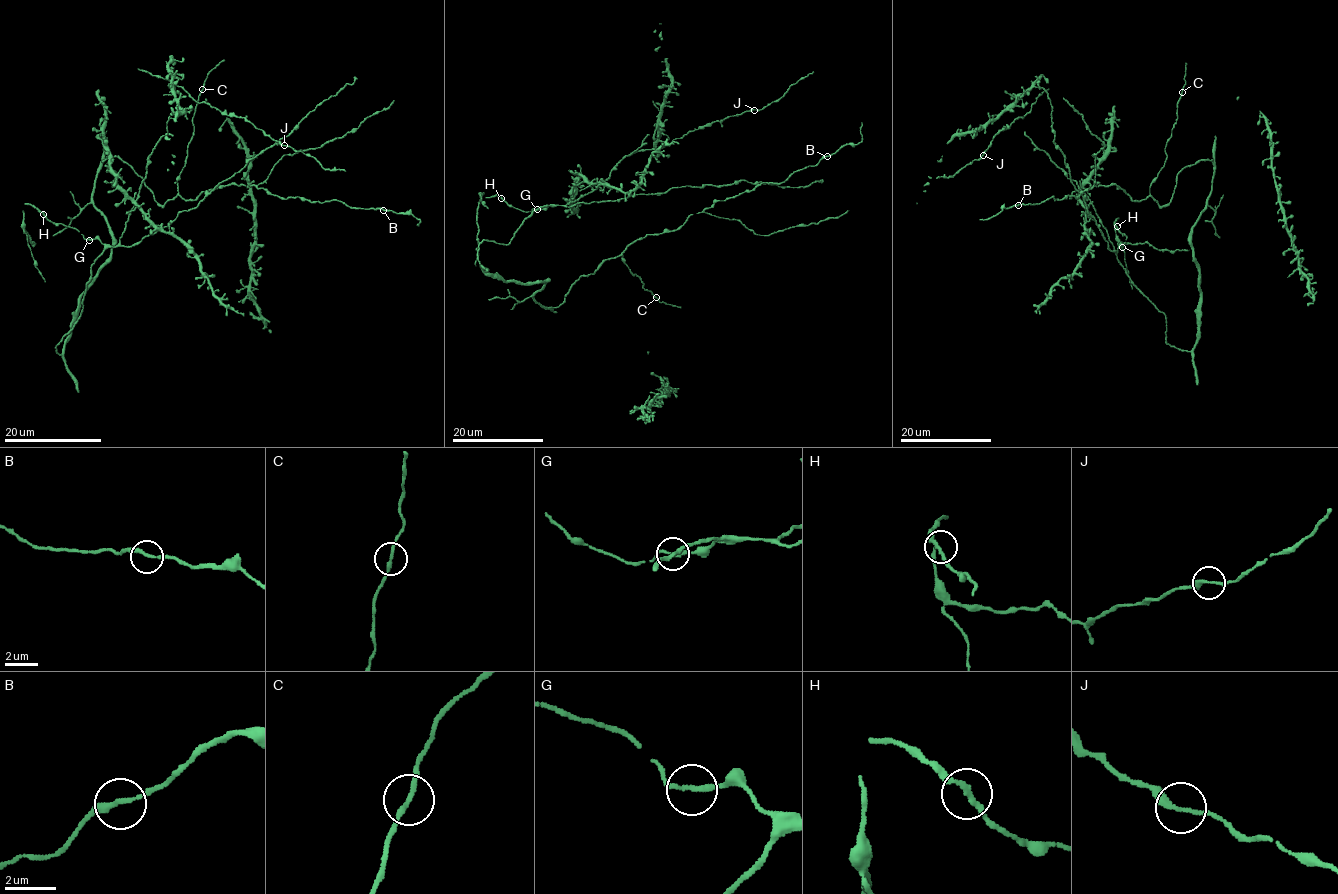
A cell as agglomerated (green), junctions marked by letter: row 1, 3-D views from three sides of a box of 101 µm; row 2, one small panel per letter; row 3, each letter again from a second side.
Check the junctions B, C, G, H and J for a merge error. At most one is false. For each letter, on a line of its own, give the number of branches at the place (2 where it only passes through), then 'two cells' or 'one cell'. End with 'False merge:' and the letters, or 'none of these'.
B: 2 branches meet; one cell
C: 2 branches meet; one cell
G: 2 branches meet; one cell
H: 2 branches meet; one cell
J: 2 branches meet; one cell
False merge: none of these

